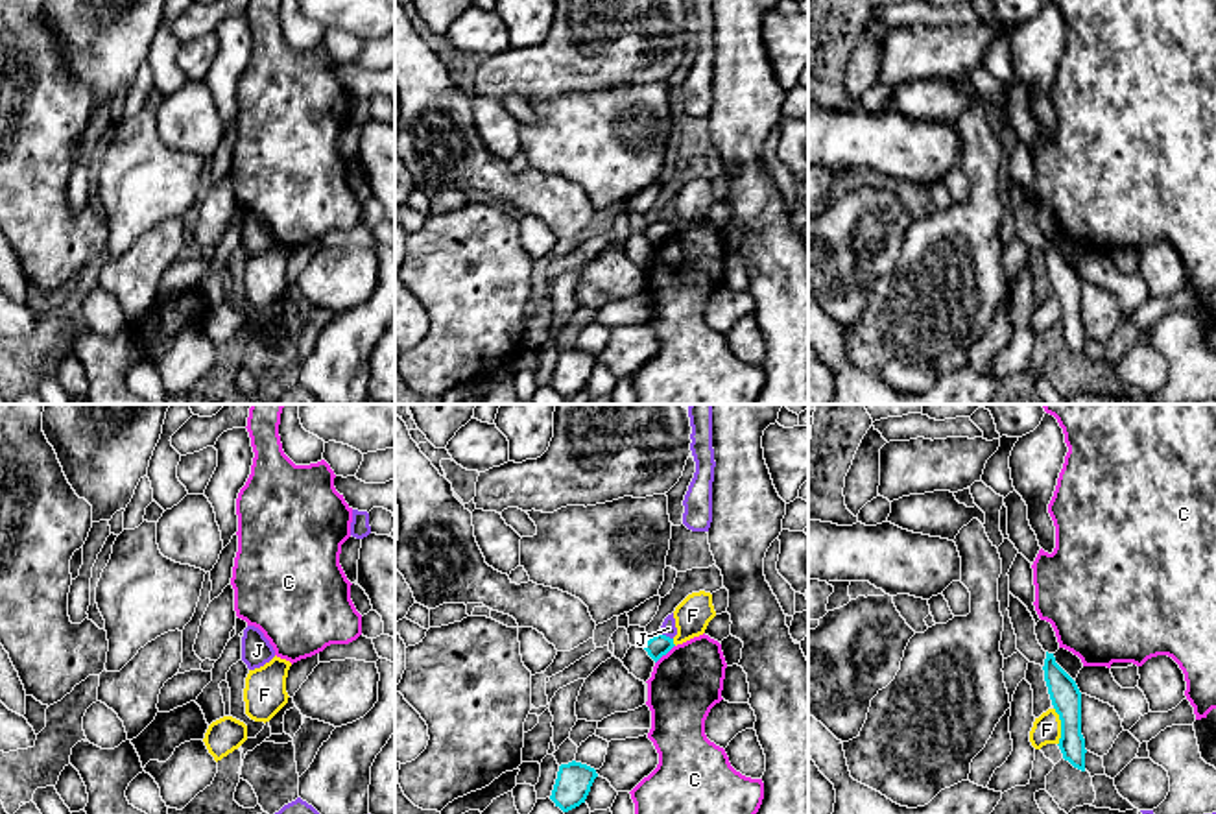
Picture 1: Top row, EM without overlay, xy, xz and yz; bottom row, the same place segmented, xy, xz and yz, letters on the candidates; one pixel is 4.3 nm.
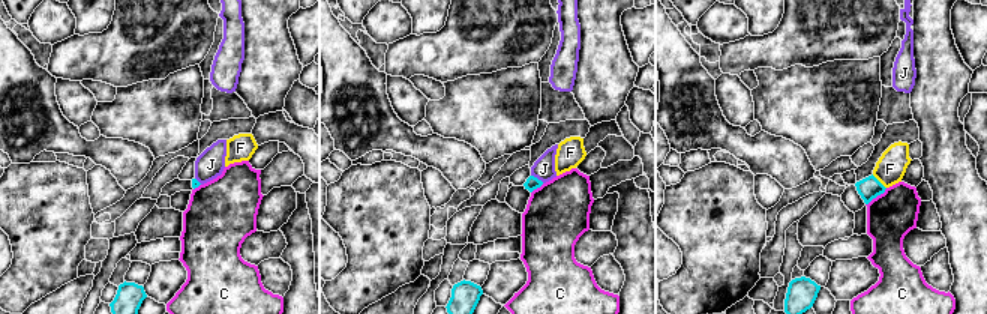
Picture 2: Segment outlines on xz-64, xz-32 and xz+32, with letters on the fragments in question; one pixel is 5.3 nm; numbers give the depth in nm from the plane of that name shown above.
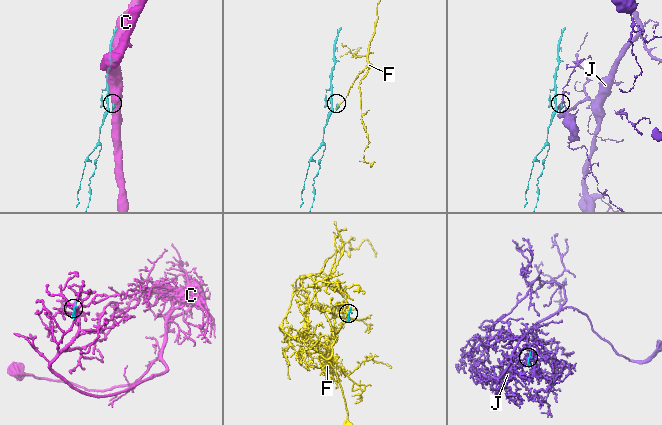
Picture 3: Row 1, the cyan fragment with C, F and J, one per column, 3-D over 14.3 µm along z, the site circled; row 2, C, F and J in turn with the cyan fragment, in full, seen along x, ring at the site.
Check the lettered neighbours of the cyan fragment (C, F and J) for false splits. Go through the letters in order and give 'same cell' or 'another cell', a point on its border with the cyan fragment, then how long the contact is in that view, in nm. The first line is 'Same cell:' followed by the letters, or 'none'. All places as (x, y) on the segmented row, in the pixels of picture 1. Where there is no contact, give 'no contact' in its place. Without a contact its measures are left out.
Same cell: none
C: another cell; meets cyan in xz at (665, 654); contact 120 nm long
F: another cell; meets cyan in yz at (1061, 726); contact 170 nm long
J: another cell; meets cyan in xz at (665, 635); contact 70 nm long

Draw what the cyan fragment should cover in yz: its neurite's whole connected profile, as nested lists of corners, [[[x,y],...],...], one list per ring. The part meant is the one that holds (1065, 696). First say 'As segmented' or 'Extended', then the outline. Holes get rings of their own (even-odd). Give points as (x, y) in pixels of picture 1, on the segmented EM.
As segmented. [[[1046,652],[1044,681],[1052,705],[1061,720],[1059,749],[1063,759],[1085,772],[1085,738],[1081,735],[1081,692],[1076,681],[1055,663],[1054,653]]]

